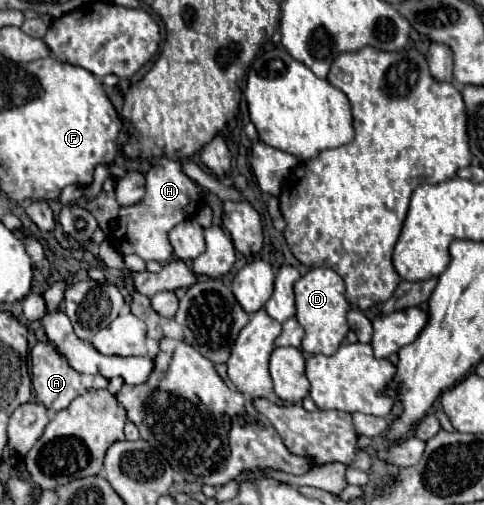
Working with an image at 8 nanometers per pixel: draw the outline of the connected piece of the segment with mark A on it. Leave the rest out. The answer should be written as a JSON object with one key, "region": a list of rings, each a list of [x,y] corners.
{"region":[[[38,343],[32,347],[32,385],[36,391],[36,399],[46,405],[52,411],[60,411],[70,405],[70,401],[90,389],[106,389],[108,379],[102,375],[82,375],[74,371],[66,359],[50,345],[50,343]]]}

